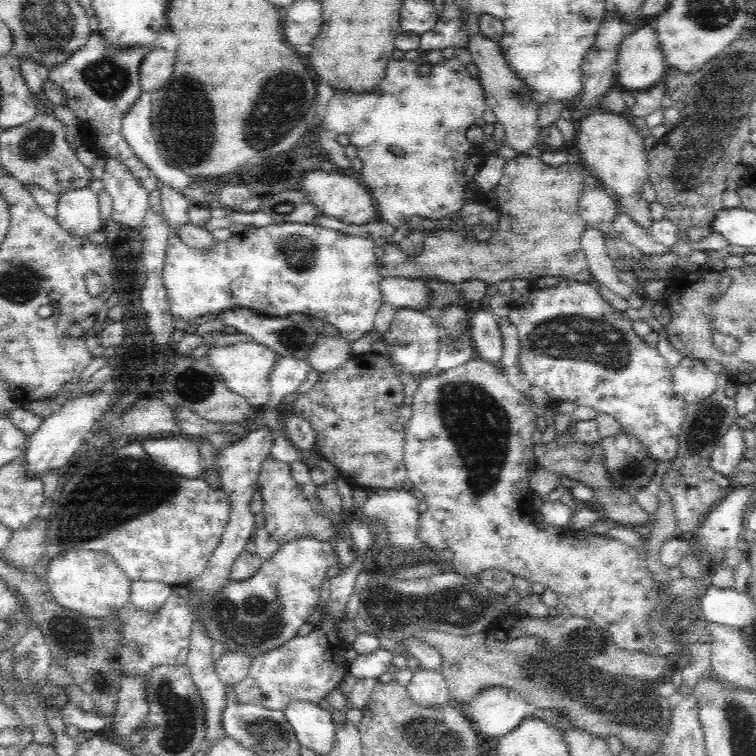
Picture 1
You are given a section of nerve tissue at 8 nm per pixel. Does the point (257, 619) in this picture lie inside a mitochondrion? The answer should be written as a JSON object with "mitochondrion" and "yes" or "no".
{"mitochondrion":"yes"}

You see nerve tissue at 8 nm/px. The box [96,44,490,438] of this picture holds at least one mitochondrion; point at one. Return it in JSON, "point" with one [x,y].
{"point":[187,131]}

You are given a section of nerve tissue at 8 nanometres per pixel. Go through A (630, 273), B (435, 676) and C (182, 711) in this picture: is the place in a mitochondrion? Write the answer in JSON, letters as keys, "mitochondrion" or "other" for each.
{"A":"other","B":"other","C":"mitochondrion"}

